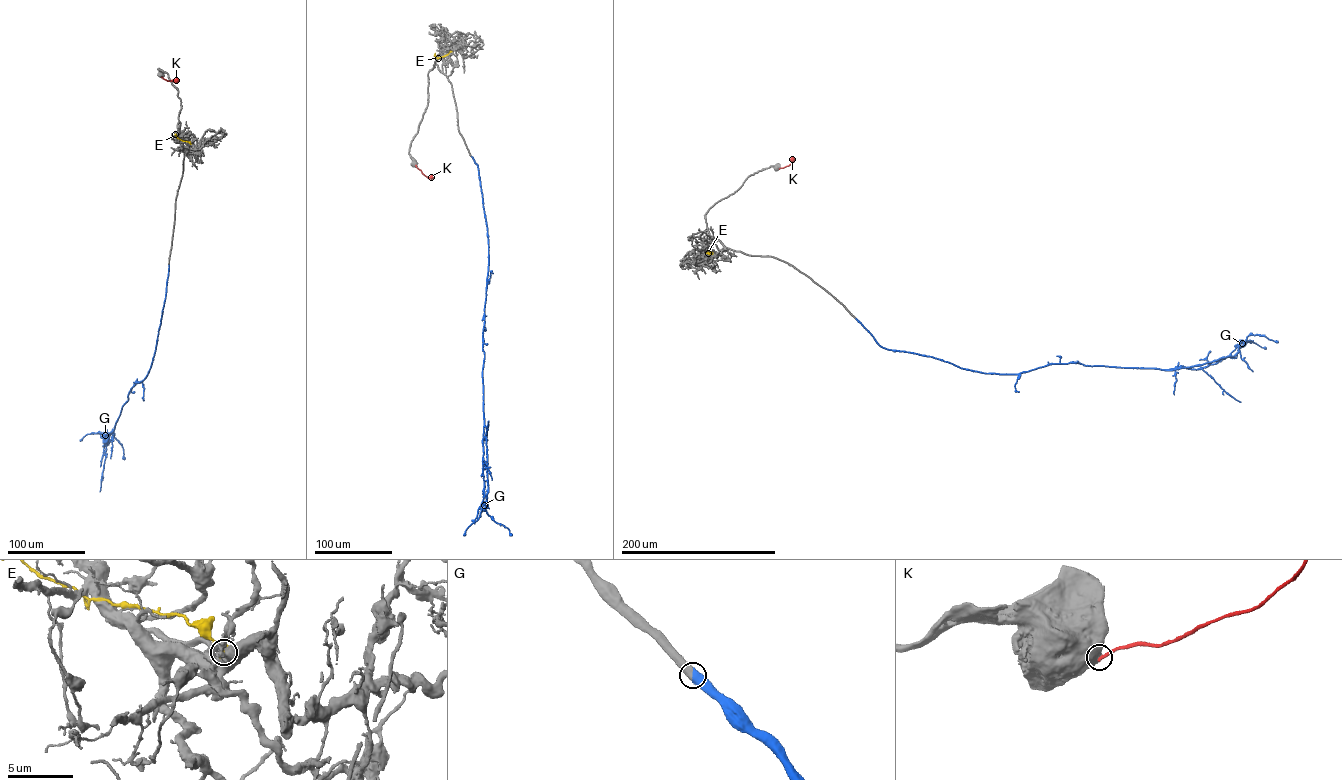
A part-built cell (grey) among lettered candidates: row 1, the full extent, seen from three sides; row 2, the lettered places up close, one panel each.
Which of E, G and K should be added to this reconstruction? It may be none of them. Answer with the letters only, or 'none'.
G

